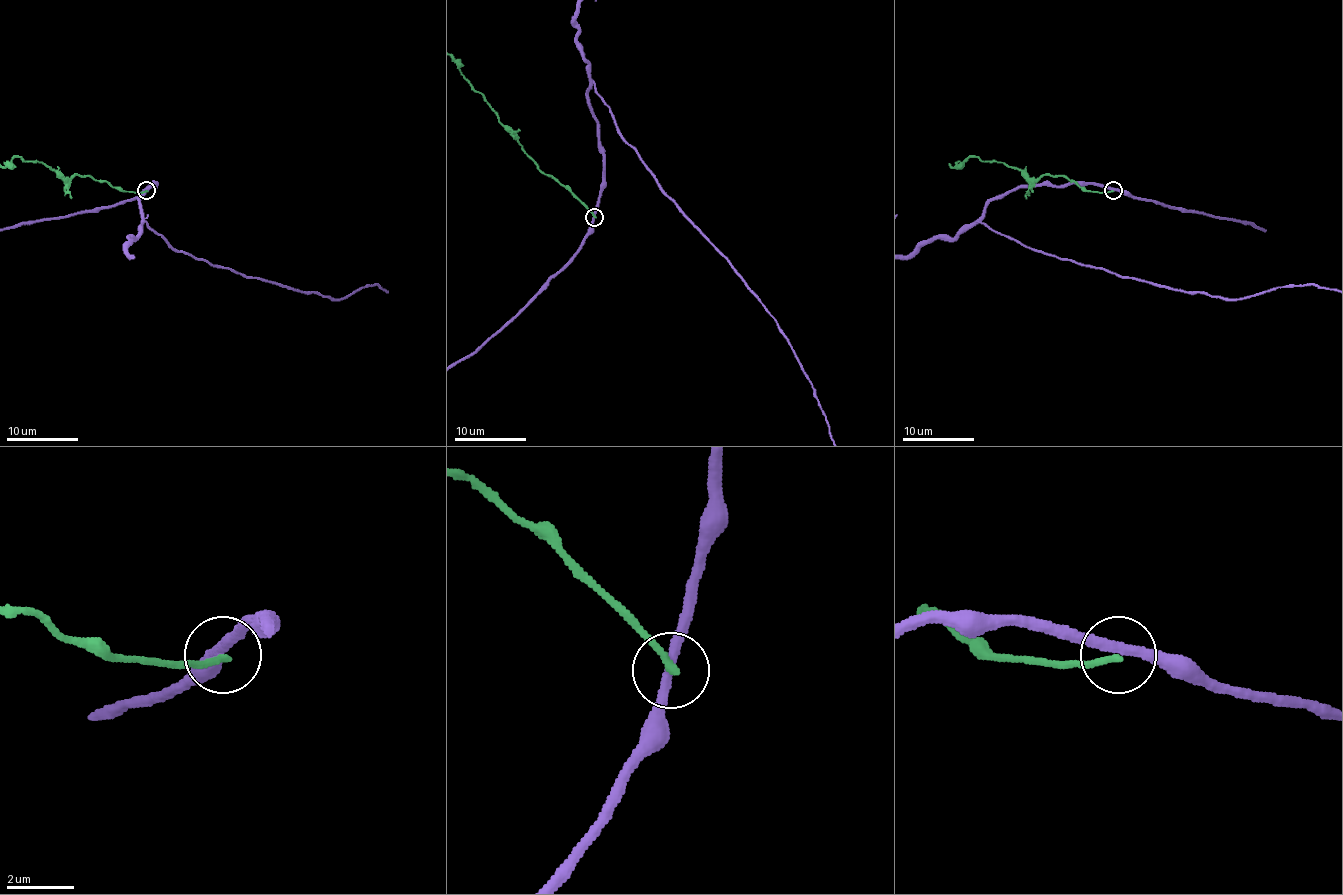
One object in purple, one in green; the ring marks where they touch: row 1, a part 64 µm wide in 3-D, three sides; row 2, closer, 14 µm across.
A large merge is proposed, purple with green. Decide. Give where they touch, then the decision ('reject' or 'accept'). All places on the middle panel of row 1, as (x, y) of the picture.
place (594, 217); reject

